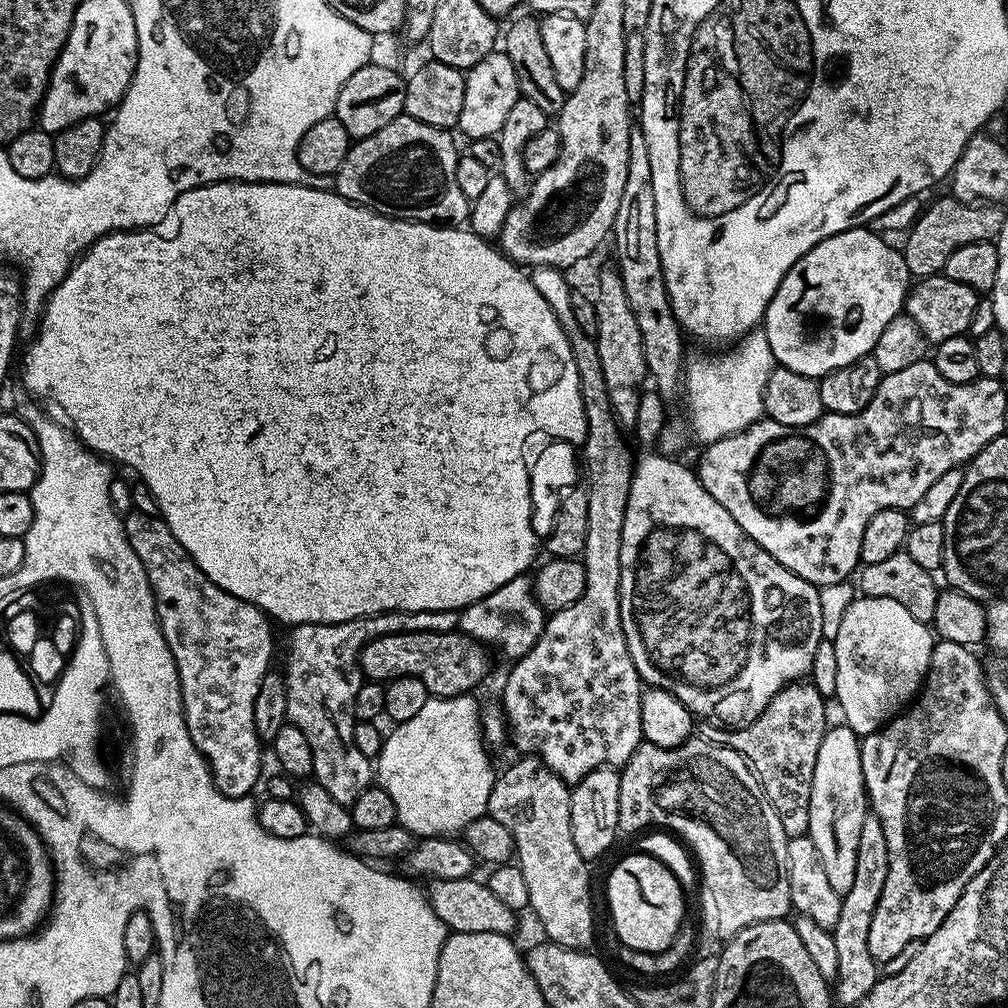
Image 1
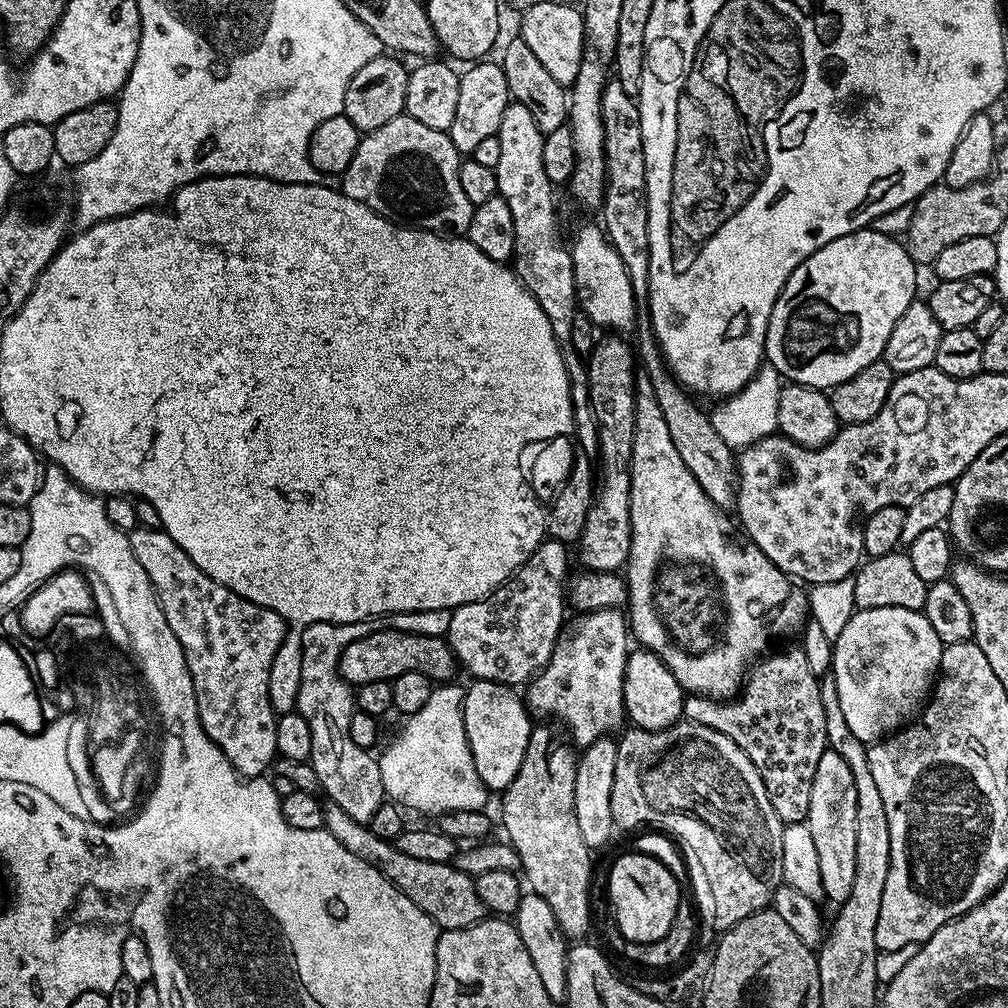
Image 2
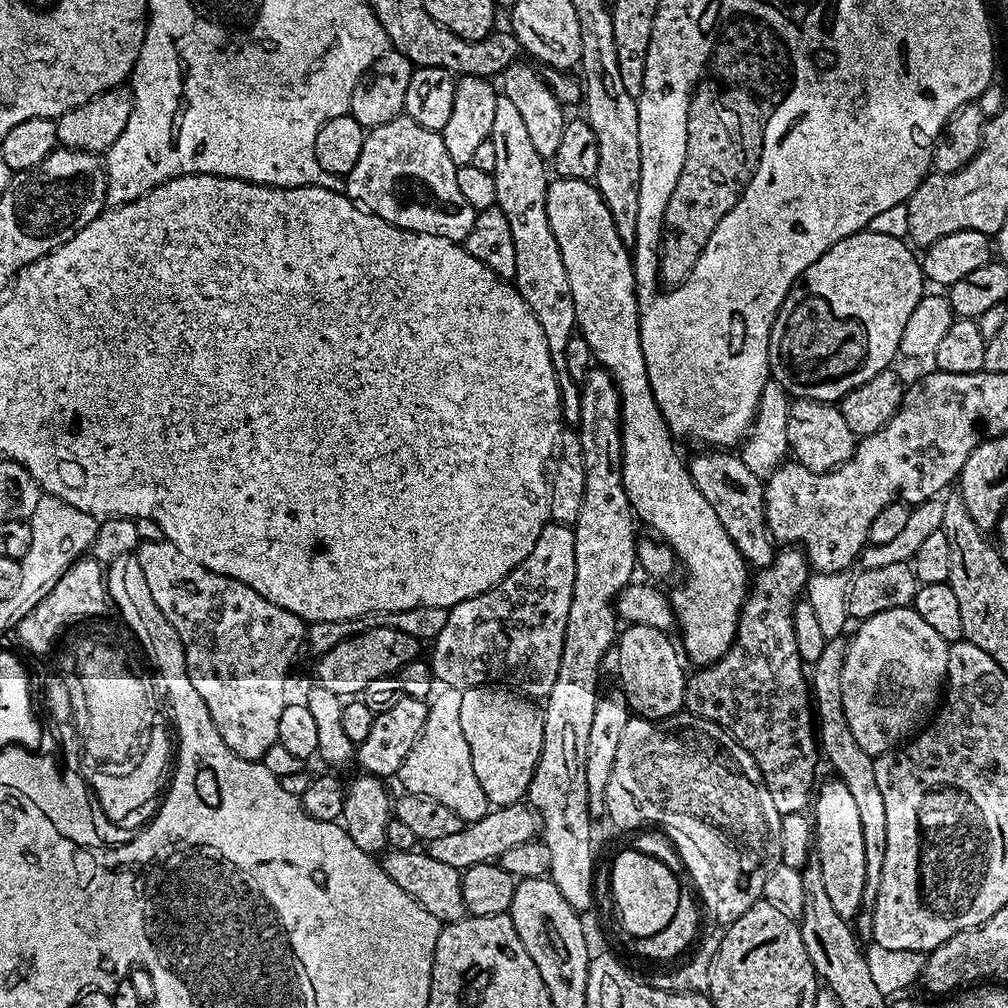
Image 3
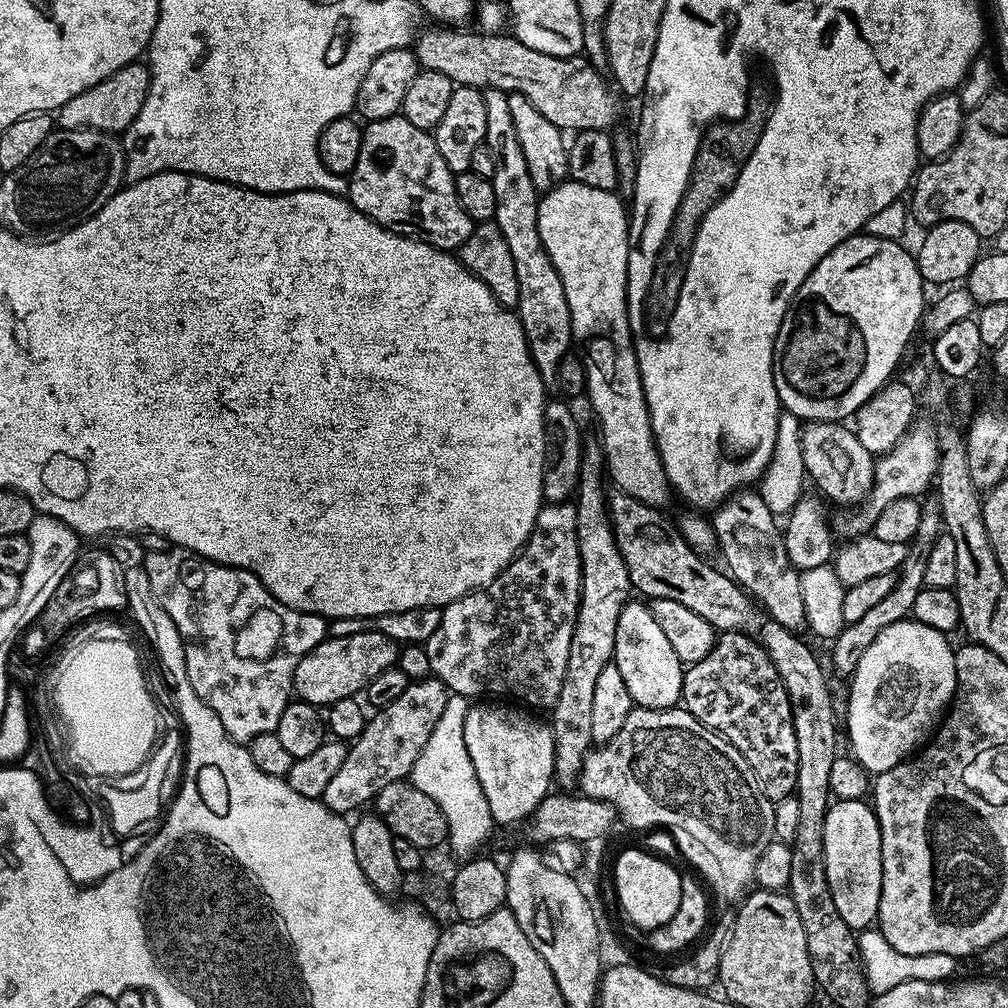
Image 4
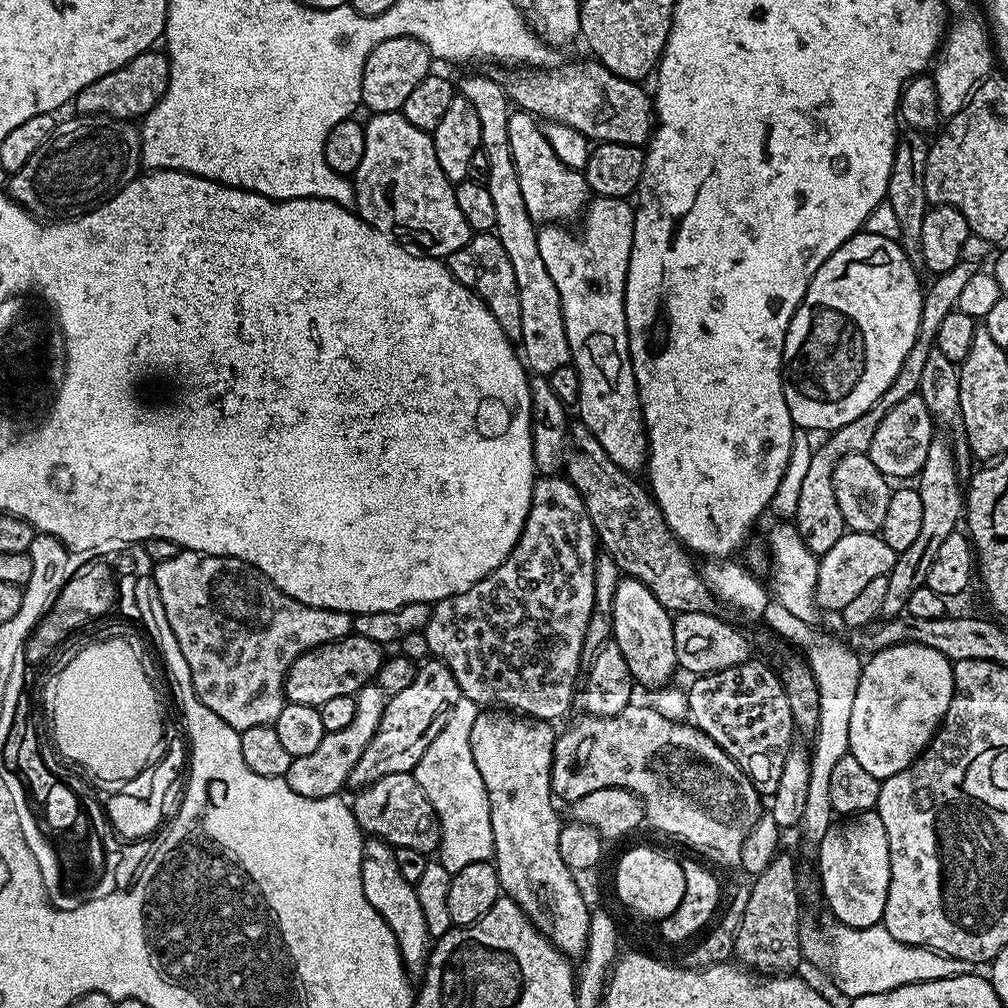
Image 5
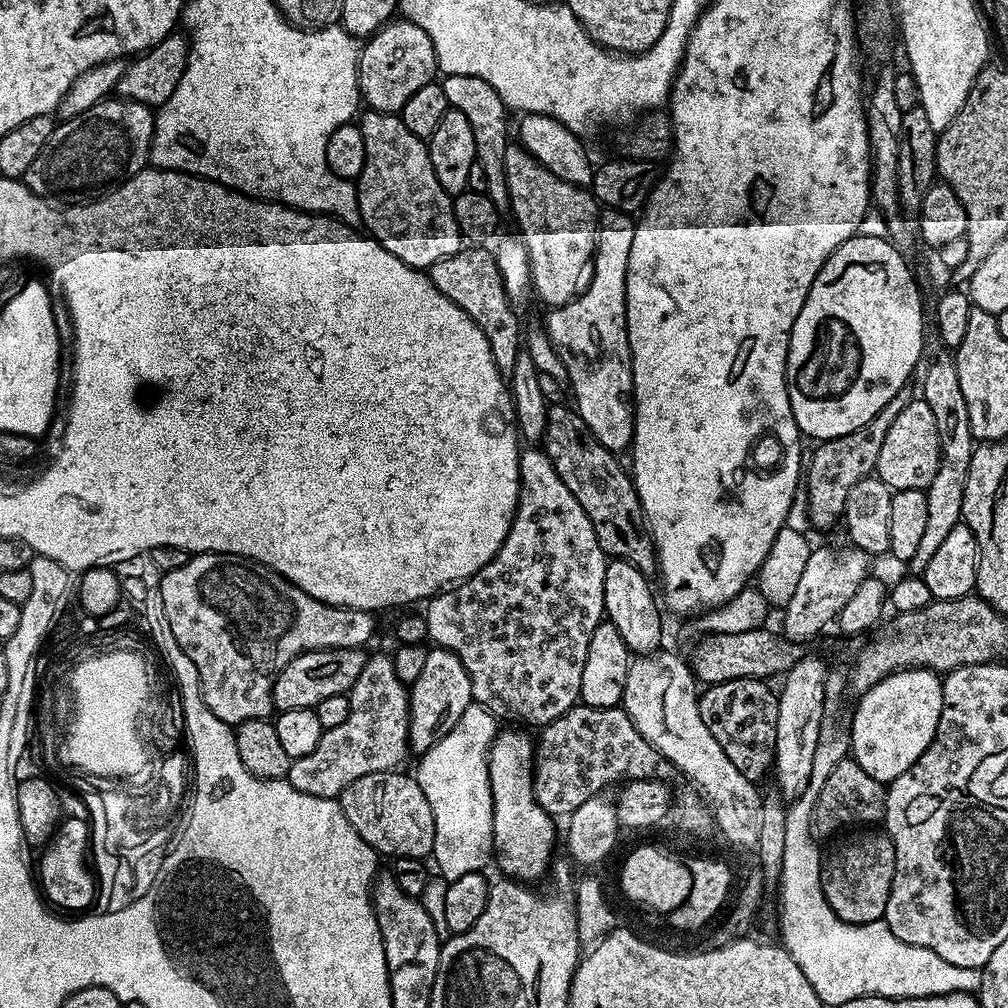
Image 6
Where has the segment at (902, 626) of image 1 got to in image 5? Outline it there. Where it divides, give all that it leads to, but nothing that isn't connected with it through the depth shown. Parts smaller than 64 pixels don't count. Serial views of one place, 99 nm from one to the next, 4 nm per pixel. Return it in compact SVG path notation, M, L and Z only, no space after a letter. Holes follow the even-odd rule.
M898 644L869 655L863 661L864 669L858 682L858 694L854 697L854 711L850 713L850 746L848 751L859 764L884 781L911 766L935 736L944 720L954 694L952 661L938 650L920 644Z

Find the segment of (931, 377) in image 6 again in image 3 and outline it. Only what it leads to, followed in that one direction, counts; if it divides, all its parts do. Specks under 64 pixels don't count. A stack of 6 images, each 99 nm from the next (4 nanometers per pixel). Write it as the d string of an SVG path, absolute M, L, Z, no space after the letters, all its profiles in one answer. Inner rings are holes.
M829 639L828 645L822 650L818 662L810 665L810 692L814 699L814 720L818 725L818 748L826 759L832 763L835 775L850 790L854 802L858 806L858 818L862 826L862 842L866 849L866 886L864 887L864 908L871 910L876 907L878 890L882 886L882 868L886 857L886 801L882 799L882 790L878 790L878 778L874 778L875 759L858 746L854 733L850 731L850 722L846 722L846 706L842 706L842 672L844 670L844 651L846 644L843 639Z

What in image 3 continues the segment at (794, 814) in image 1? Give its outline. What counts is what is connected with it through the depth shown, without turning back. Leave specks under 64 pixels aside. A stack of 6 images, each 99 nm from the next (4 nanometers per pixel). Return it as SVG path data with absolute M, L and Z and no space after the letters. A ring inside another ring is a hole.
M786 546L780 551L777 551L771 564L766 568L759 569L759 571L751 577L748 597L744 600L744 606L740 611L740 623L736 625L736 639L732 641L731 646L728 648L728 653L726 653L721 660L716 660L713 664L696 670L693 676L691 673L691 675L687 677L684 686L684 708L687 709L691 715L702 716L705 720L714 722L719 728L726 729L726 731L748 751L750 758L756 760L756 765L762 774L766 790L770 790L770 798L774 801L774 810L778 810L778 814L782 818L790 814L804 812L805 809L807 809L807 804L809 807L809 805L813 803L814 785L817 783L816 756L818 760L818 744L814 737L814 704L810 699L810 680L805 672L806 665L798 654L798 642L794 642L794 614L796 613L796 605L801 599L802 593L805 591L809 577L810 565L799 547Z

